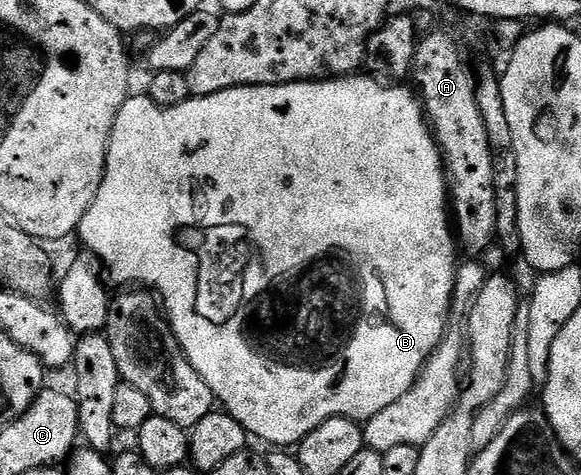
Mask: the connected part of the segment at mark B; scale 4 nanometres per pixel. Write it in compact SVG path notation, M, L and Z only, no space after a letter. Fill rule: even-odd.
M366 72L347 74L345 76L327 76L312 82L289 82L275 86L237 86L228 88L224 92L216 92L212 96L203 98L190 97L184 104L175 106L158 106L148 96L142 98L127 97L122 106L122 113L116 116L112 144L106 153L106 175L100 184L100 192L96 192L96 200L80 220L76 231L76 238L83 242L85 249L93 254L95 259L104 267L105 273L110 273L111 283L119 282L122 288L137 284L142 288L149 288L160 299L164 313L170 326L174 329L176 340L182 346L182 352L187 360L200 372L208 388L214 393L215 399L224 405L225 413L230 414L246 430L247 435L263 438L271 442L274 448L294 448L302 441L308 432L312 432L324 420L345 416L355 420L369 420L376 412L388 408L388 404L396 404L400 396L407 394L414 386L422 366L429 358L430 353L442 342L442 336L450 320L450 304L454 301L458 275L458 254L460 247L456 241L456 230L452 225L452 210L448 205L448 175L438 148L438 139L432 133L432 127L423 110L421 101L413 89L406 84L383 84L378 78ZM250 270L254 270L254 291L246 298L250 290Z

